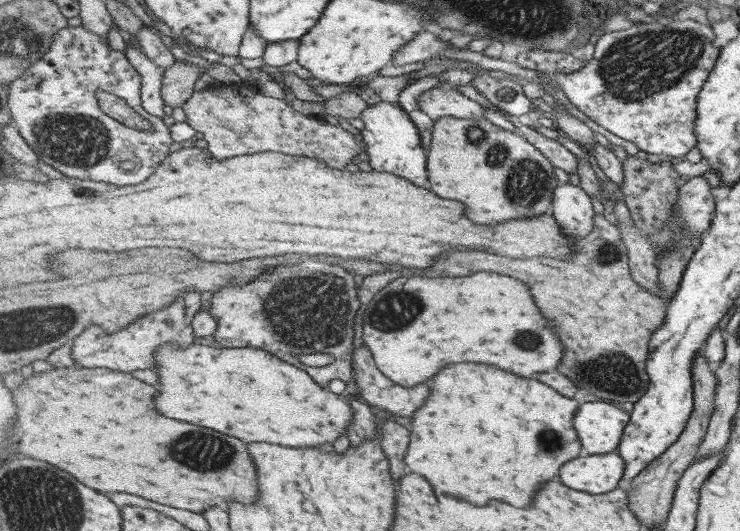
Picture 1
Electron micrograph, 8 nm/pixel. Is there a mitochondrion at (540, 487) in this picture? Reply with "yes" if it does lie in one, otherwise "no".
no

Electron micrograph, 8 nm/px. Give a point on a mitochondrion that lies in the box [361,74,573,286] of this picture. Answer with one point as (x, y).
(532, 182)

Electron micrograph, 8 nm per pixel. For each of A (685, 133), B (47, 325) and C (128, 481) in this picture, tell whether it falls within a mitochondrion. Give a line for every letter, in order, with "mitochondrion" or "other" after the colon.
A: other
B: mitochondrion
C: other

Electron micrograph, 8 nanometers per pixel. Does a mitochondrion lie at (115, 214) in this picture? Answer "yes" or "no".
no

